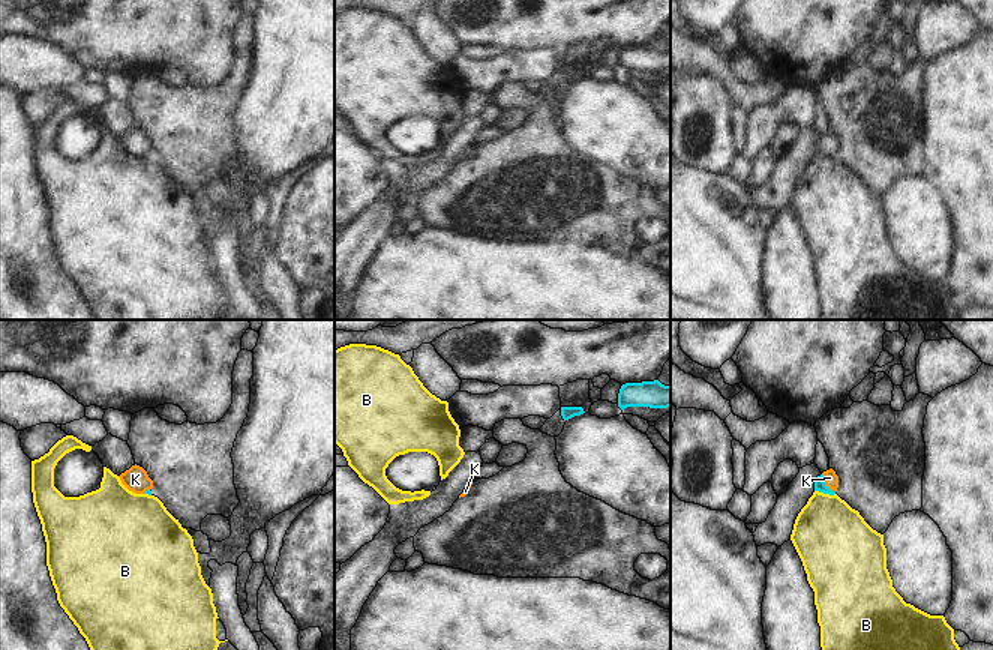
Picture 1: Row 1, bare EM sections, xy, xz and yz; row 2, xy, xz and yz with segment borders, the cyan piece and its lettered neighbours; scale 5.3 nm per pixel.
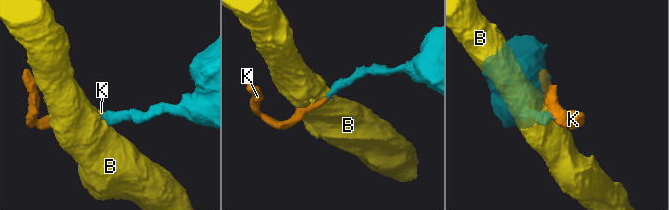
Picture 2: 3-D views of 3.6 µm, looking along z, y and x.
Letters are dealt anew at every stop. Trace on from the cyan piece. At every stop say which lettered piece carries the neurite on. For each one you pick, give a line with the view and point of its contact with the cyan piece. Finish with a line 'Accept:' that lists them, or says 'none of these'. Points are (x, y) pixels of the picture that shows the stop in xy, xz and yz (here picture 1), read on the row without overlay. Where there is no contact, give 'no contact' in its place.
K: meets cyan in yz at (824, 147)
Accept: K

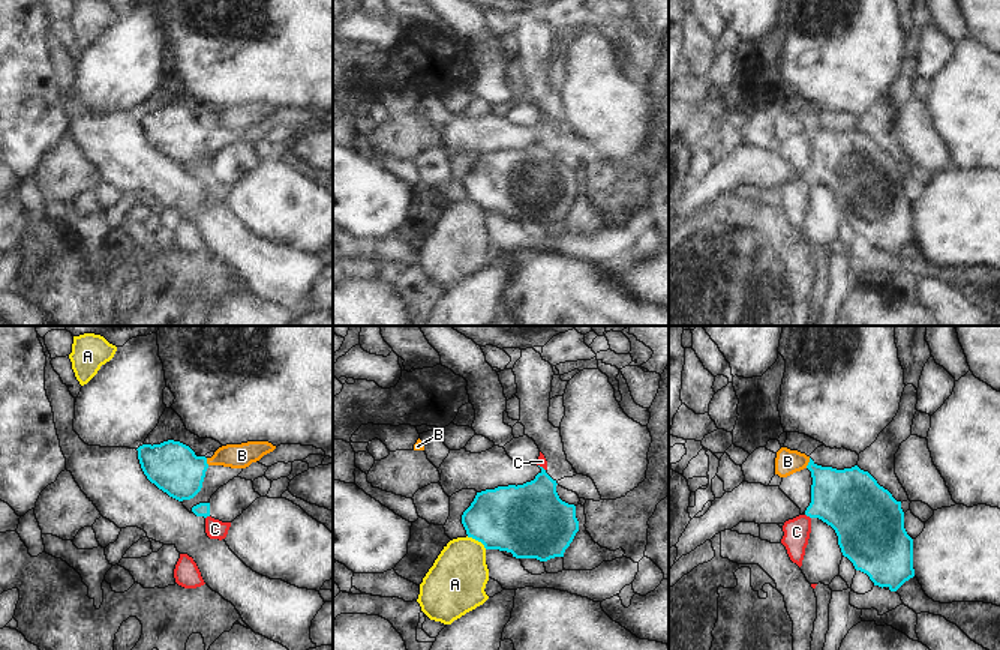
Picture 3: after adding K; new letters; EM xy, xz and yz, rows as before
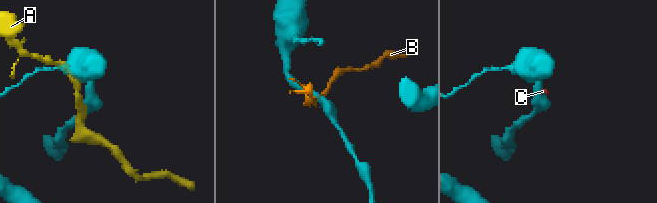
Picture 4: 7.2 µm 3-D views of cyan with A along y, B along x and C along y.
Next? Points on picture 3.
C: meets cyan in yz at (808, 179)
Accept: C

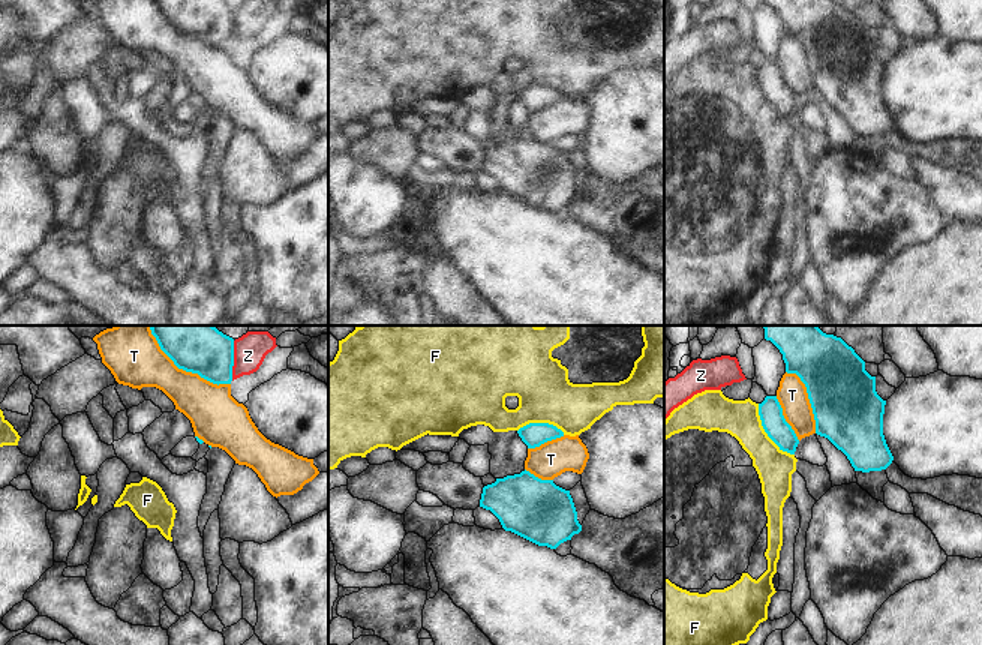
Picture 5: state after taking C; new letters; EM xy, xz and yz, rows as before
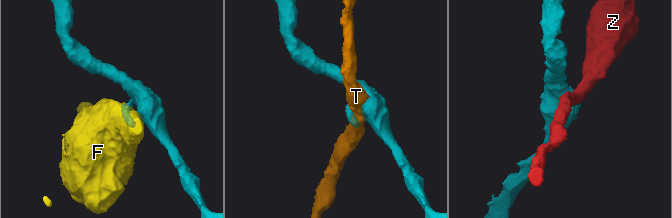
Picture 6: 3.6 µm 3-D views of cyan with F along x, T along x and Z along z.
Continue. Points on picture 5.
Accept: none of these

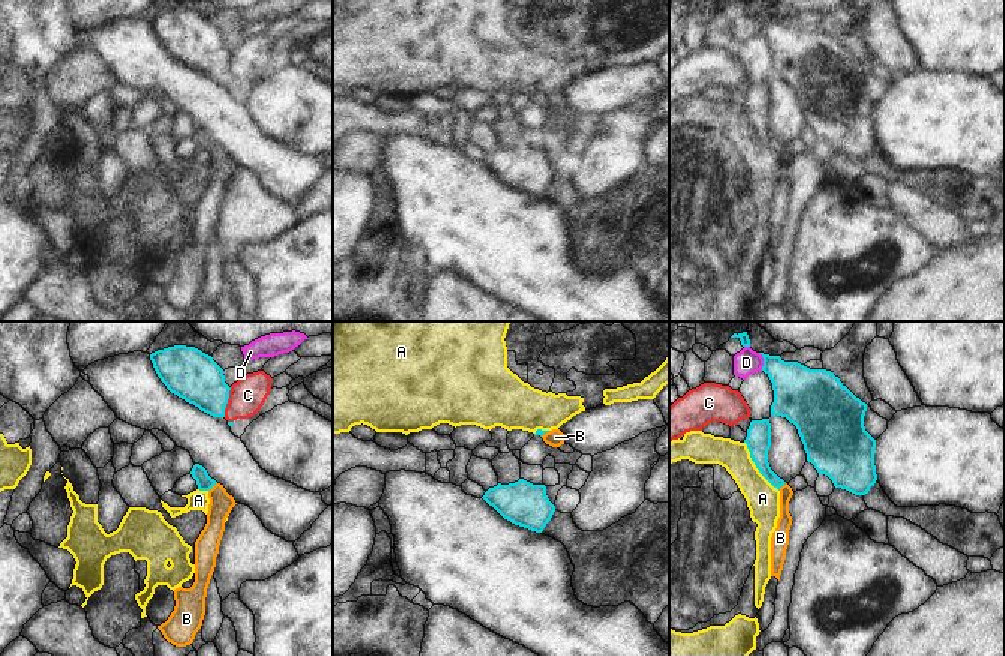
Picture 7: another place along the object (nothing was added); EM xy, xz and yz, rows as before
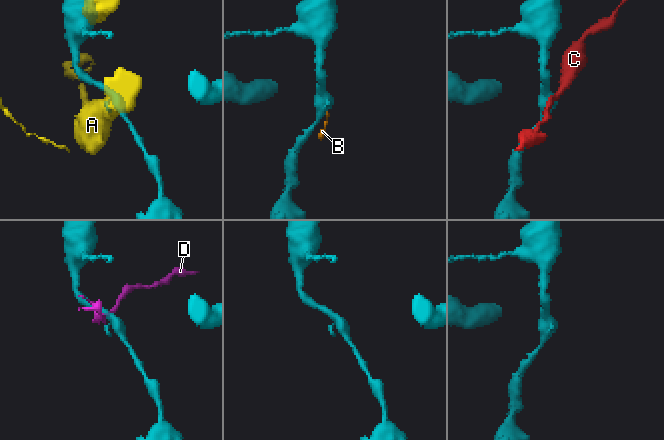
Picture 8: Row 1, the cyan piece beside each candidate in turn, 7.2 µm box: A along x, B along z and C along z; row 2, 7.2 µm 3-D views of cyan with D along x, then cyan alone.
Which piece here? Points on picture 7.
B: meets cyan in xy at (213, 149)
Accept: B

